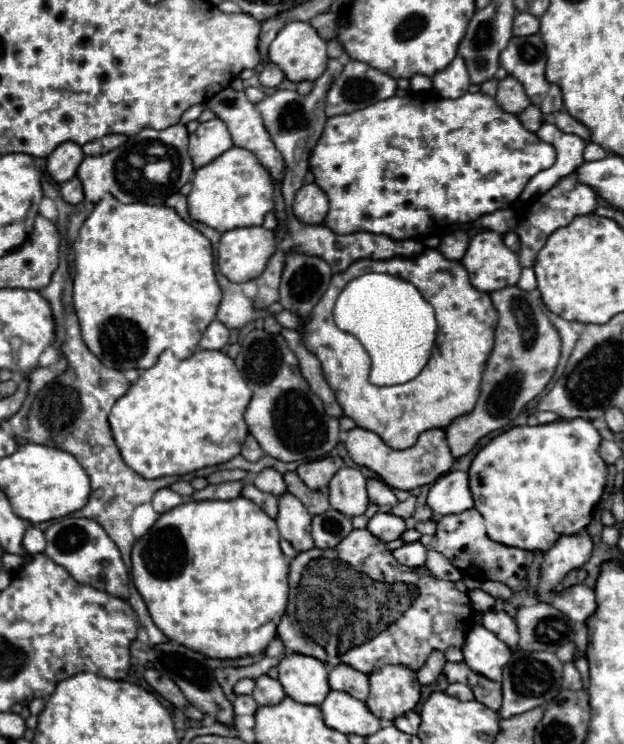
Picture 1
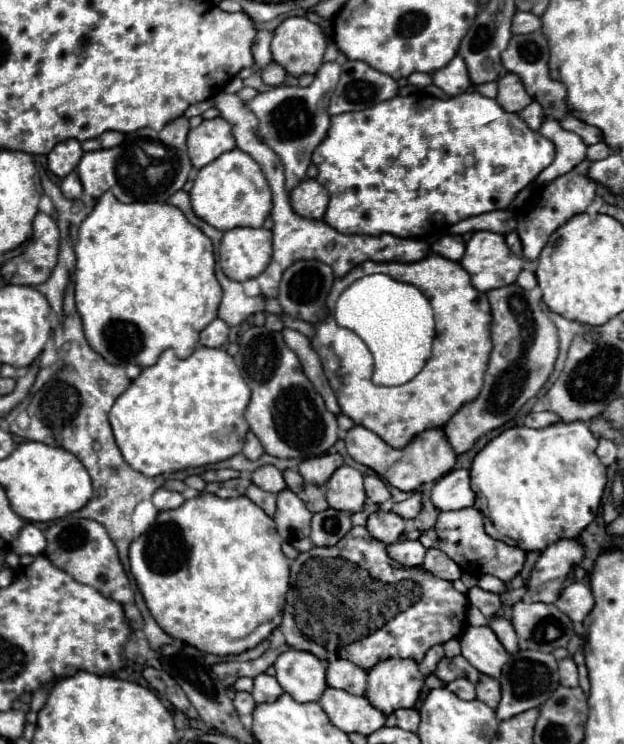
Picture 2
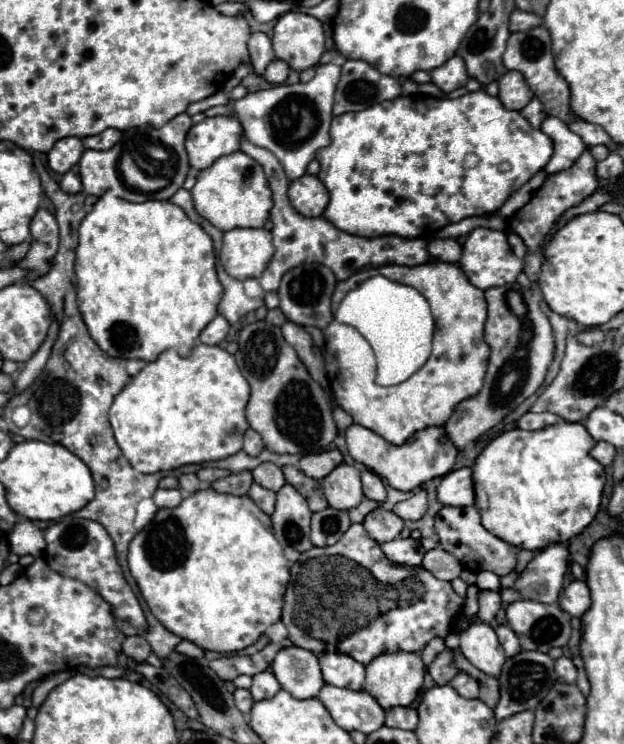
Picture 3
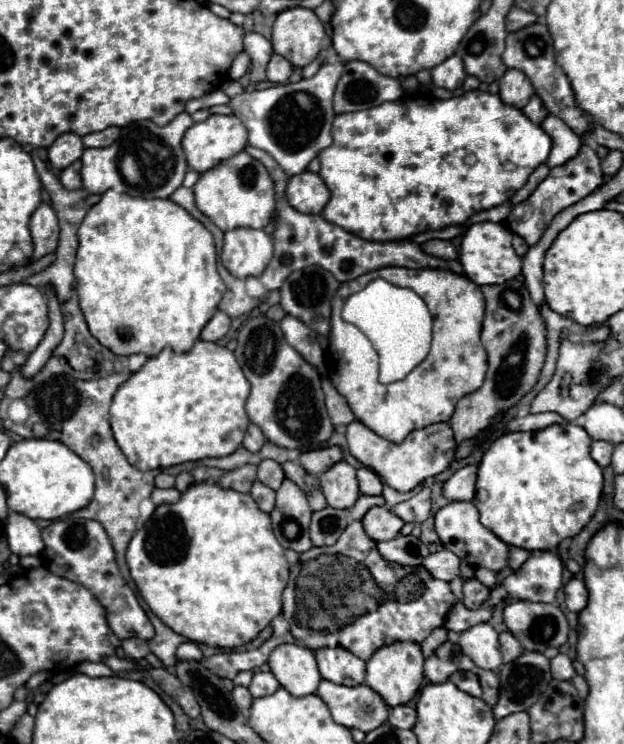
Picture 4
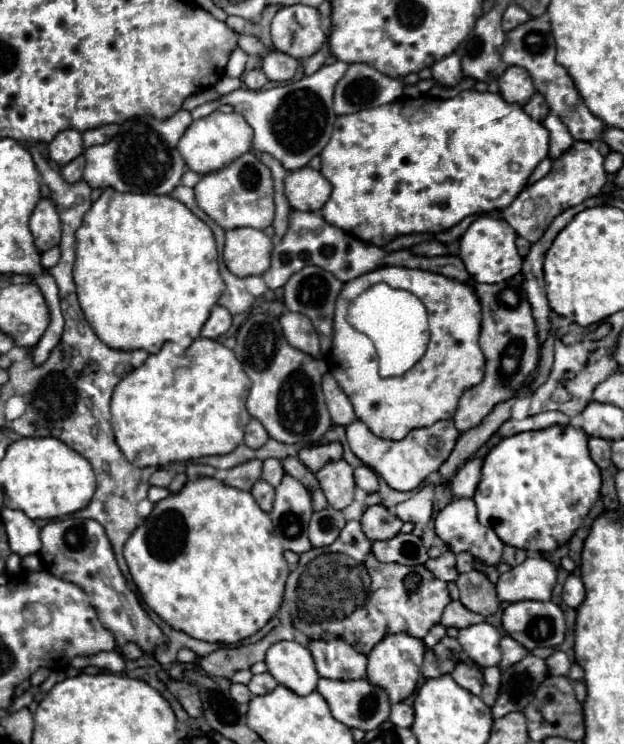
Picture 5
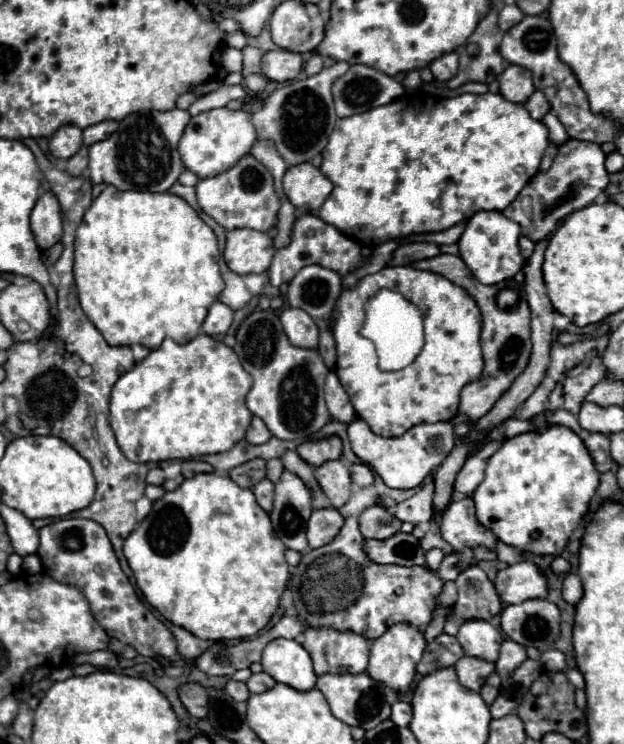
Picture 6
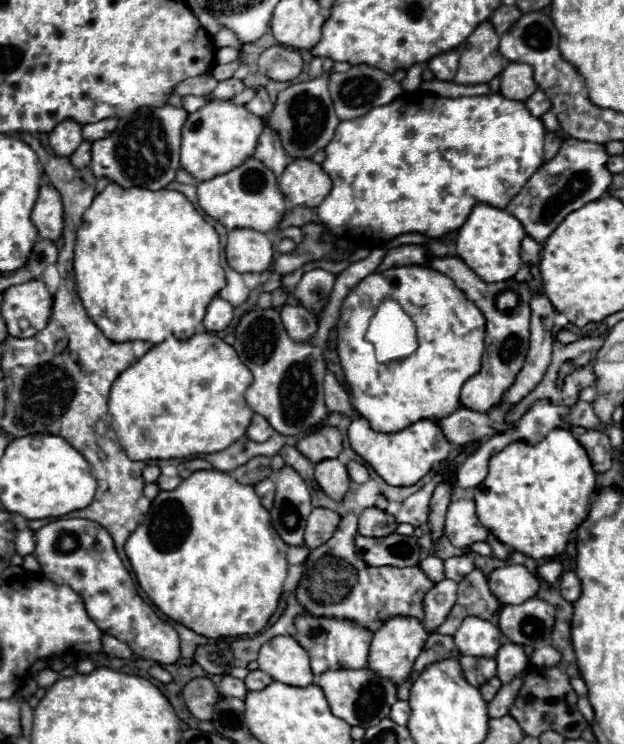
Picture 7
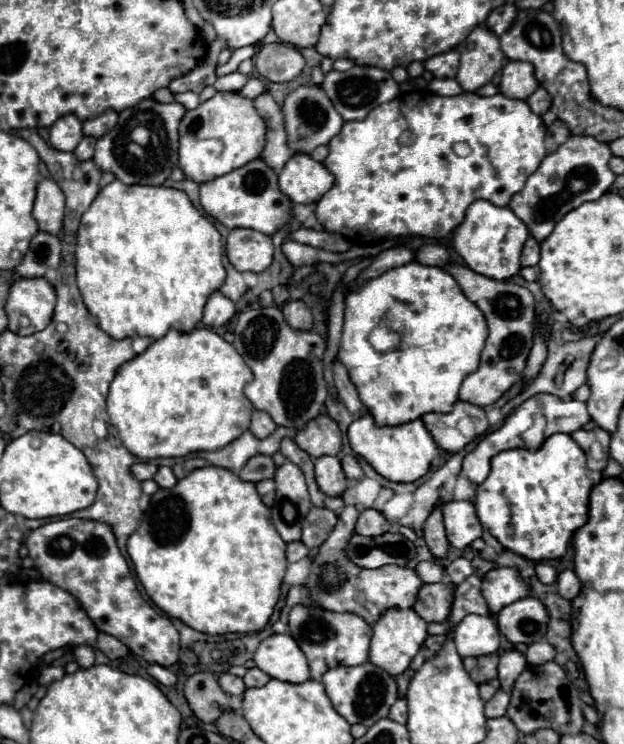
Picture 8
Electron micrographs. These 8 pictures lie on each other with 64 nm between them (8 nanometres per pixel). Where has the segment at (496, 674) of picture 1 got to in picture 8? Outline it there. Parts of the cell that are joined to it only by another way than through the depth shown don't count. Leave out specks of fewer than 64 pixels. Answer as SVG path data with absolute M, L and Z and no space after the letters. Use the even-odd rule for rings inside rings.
M468 614L456 626L452 638L460 656L486 656L500 648L500 630L492 616Z

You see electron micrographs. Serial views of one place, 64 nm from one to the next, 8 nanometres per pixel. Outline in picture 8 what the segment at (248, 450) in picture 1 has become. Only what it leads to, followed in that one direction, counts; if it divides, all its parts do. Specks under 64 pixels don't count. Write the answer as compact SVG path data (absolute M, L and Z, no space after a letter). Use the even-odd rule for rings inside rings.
M254 410L252 414L252 422L250 422L250 428L248 428L256 438L266 438L270 436L274 430L276 430L276 424L272 422L272 418L268 418L268 414L260 412L260 410Z

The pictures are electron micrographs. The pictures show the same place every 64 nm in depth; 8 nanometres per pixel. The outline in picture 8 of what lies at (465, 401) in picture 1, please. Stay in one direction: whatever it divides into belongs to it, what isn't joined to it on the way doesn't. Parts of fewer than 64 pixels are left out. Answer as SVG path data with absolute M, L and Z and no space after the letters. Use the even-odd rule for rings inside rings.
M410 262L392 268L372 280L366 280L358 290L346 294L338 360L346 366L348 376L358 390L362 408L374 418L376 426L400 426L422 418L428 412L446 414L452 410L454 402L458 400L462 380L478 370L486 336L488 328L484 314L462 294L460 286L446 270L442 270L440 266ZM384 310L392 310L392 314L396 314L396 322L404 326L404 350L396 350L396 354L376 354L376 350L368 342L368 334L372 332L376 318L380 318Z

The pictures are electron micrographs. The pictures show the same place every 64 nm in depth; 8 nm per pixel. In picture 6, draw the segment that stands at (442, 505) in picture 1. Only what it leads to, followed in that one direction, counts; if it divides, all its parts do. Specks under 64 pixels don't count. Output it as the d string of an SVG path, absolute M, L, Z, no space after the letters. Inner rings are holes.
M486 442L476 454L472 454L466 464L462 466L462 470L458 472L456 476L456 482L454 482L454 490L456 492L462 492L466 496L470 496L478 484L484 480L484 468L486 468L486 460L500 448L500 442Z

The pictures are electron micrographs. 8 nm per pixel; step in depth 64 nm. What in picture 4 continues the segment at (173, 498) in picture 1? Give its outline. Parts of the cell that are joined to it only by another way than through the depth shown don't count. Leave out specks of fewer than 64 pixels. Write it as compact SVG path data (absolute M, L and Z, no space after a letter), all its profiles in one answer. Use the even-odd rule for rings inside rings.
M156 488L156 490L152 492L150 500L152 500L156 506L160 506L160 504L174 504L174 502L180 500L180 492L178 492L176 488L168 488L168 490Z

